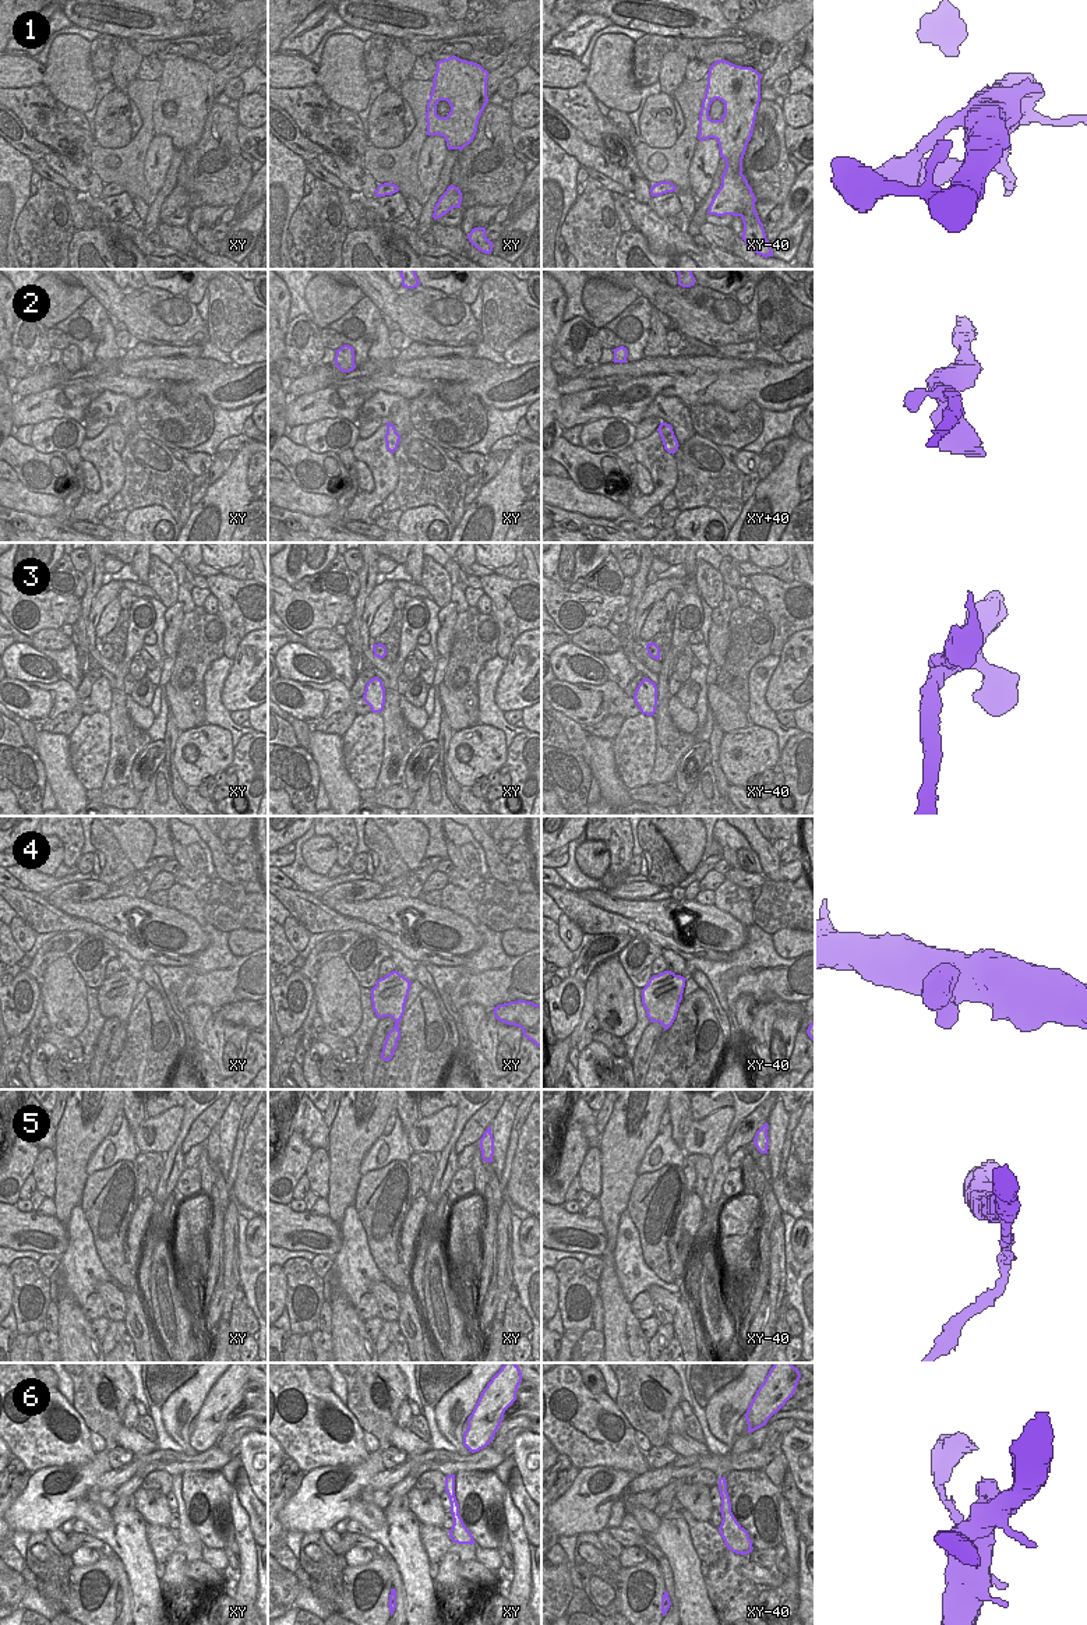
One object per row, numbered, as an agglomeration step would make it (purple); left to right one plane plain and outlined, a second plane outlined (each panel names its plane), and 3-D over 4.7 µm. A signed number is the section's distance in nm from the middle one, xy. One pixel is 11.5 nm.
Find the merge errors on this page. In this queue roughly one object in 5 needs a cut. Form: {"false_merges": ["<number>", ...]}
{"false_merges": []}

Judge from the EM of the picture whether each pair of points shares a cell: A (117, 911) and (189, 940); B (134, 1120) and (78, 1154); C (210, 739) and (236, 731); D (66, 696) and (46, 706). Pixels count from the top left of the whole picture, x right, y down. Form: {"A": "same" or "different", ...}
{"A": "same", "B": "different", "C": "different", "D": "same"}

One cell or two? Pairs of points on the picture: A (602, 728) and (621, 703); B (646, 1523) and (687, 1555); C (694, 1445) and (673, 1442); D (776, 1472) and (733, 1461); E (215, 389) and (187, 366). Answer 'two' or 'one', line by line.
A: two
B: two
C: one
D: two
E: two

